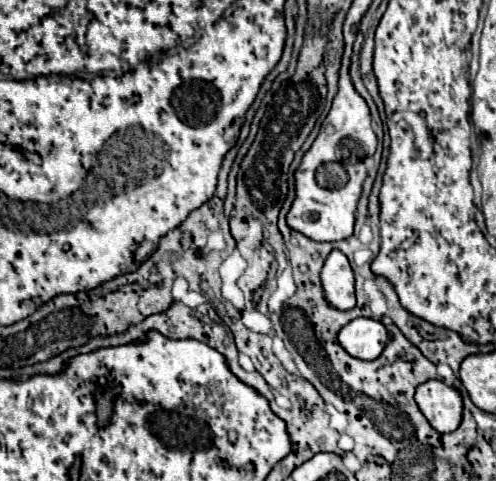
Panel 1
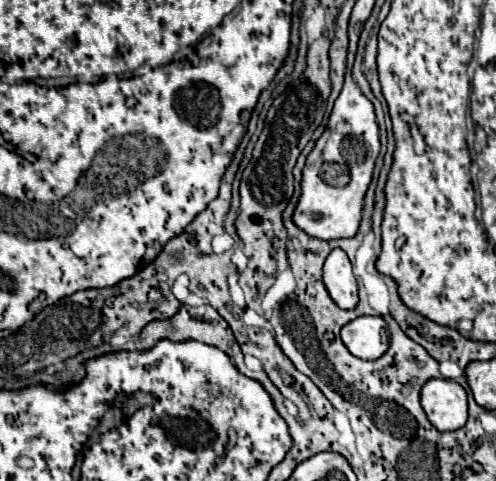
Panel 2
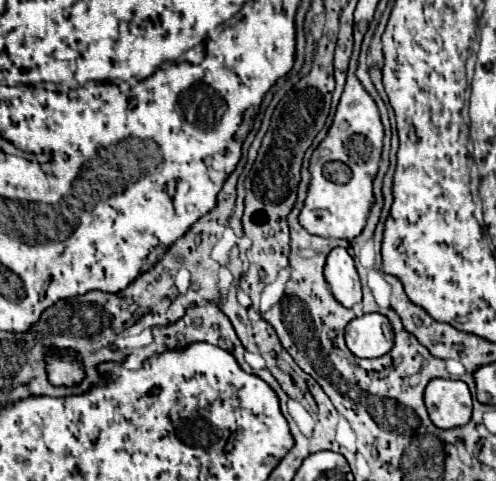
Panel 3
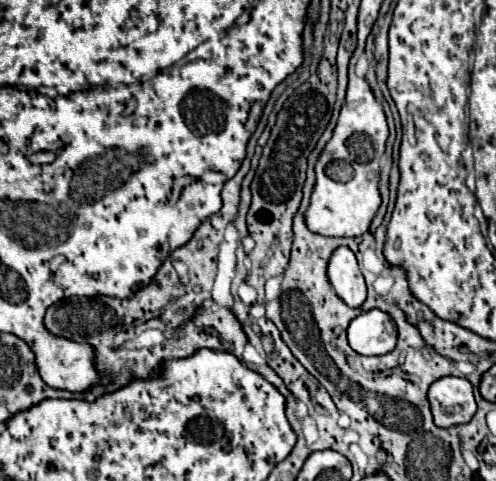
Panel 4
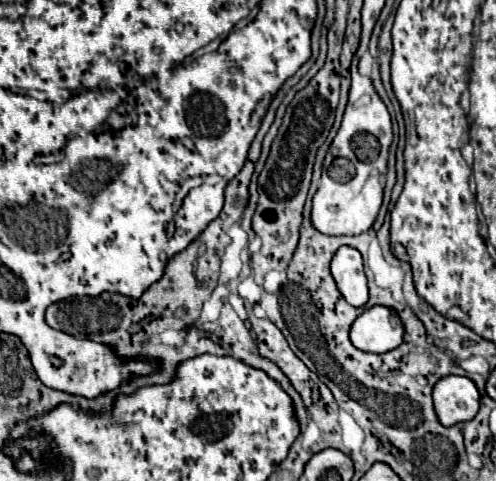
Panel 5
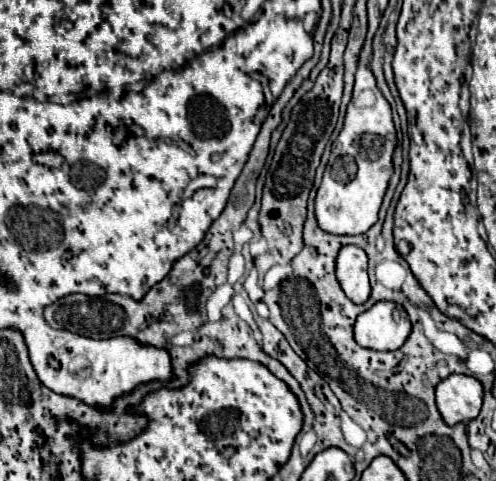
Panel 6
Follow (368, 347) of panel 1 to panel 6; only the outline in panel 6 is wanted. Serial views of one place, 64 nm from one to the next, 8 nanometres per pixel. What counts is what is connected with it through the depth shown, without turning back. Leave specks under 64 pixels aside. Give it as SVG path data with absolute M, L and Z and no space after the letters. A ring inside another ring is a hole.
M376 302L370 310L362 312L356 318L354 324L354 340L356 344L360 344L362 348L370 348L370 350L398 350L408 334L410 334L410 320L408 314L404 312L402 306L394 304L394 302Z

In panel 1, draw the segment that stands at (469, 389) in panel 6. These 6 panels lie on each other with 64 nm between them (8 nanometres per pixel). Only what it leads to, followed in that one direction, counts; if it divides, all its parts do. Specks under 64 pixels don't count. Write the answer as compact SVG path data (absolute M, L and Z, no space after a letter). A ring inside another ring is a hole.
M428 380L416 388L414 400L430 426L444 434L454 432L462 420L460 392L442 380Z

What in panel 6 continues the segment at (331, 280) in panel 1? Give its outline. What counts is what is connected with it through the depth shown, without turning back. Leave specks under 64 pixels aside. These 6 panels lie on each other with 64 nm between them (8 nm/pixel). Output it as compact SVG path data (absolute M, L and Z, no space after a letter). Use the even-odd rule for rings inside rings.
M344 246L336 256L336 278L344 294L354 304L364 304L370 296L368 258L358 246Z

